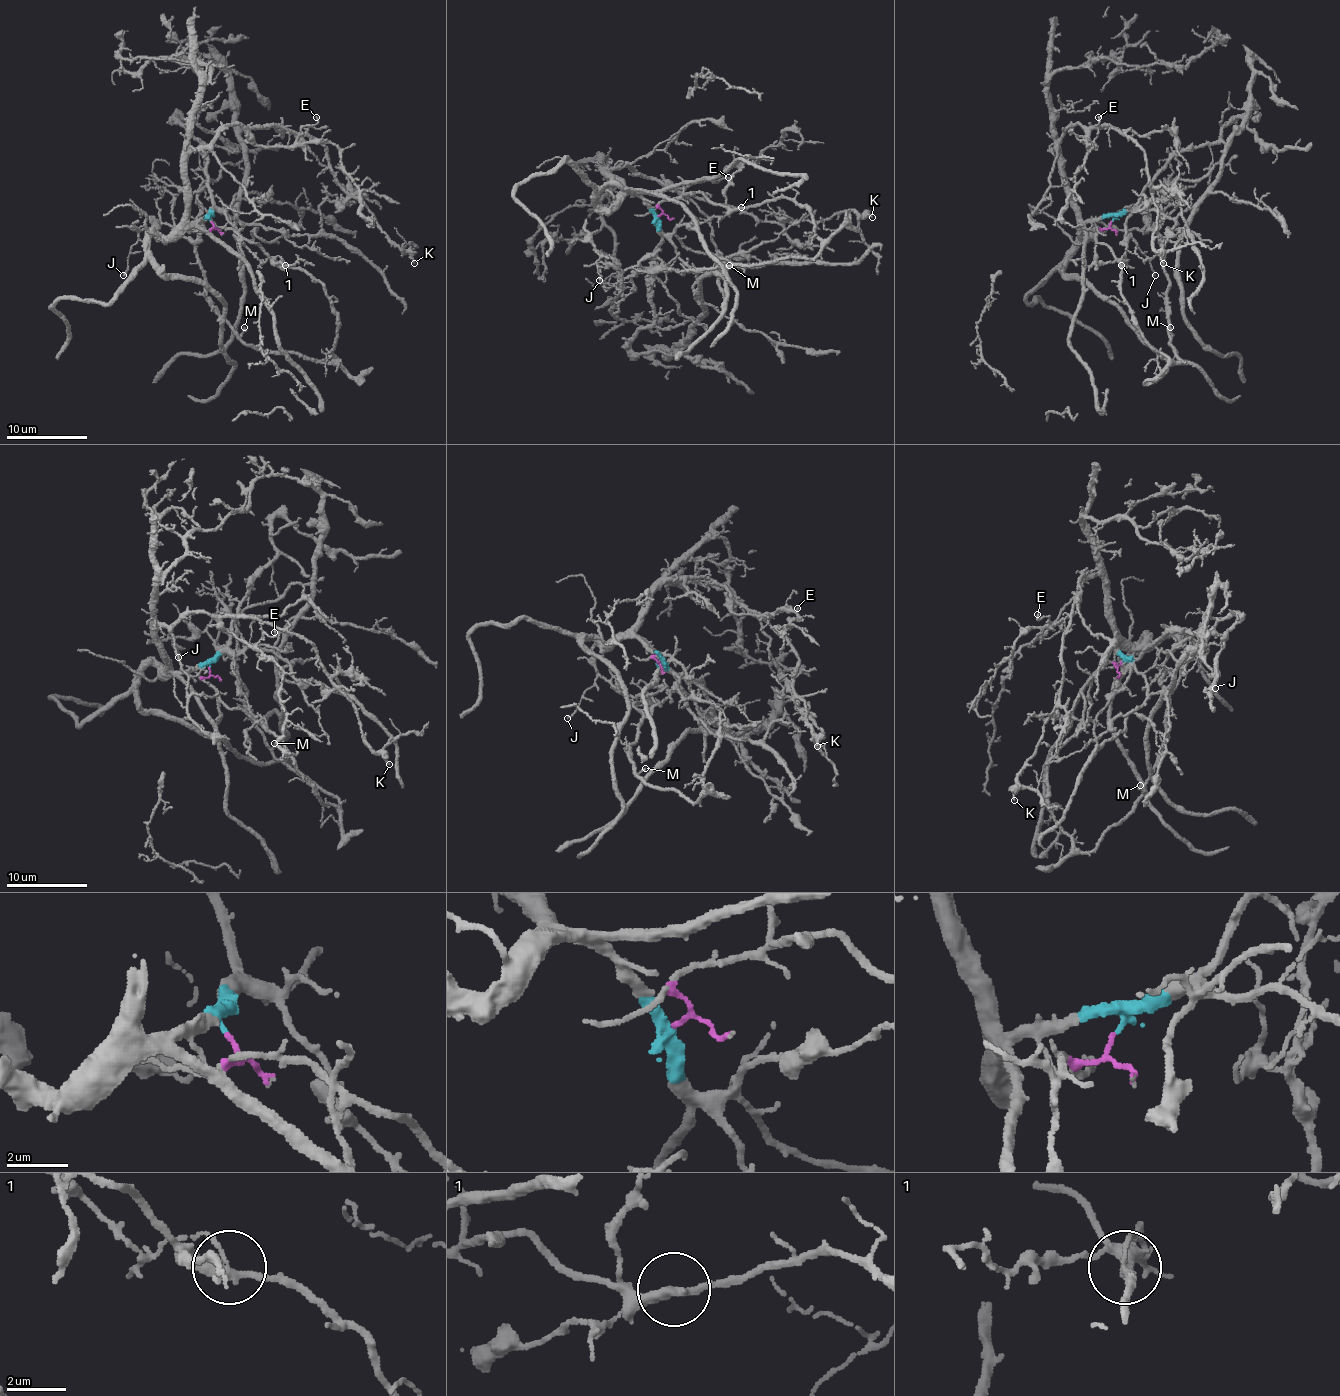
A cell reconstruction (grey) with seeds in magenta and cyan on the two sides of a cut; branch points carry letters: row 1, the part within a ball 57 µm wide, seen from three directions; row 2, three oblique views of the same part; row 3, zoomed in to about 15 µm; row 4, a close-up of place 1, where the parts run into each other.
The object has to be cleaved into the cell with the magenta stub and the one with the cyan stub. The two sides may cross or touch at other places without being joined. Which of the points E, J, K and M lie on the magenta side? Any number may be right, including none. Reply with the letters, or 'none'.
J, M

